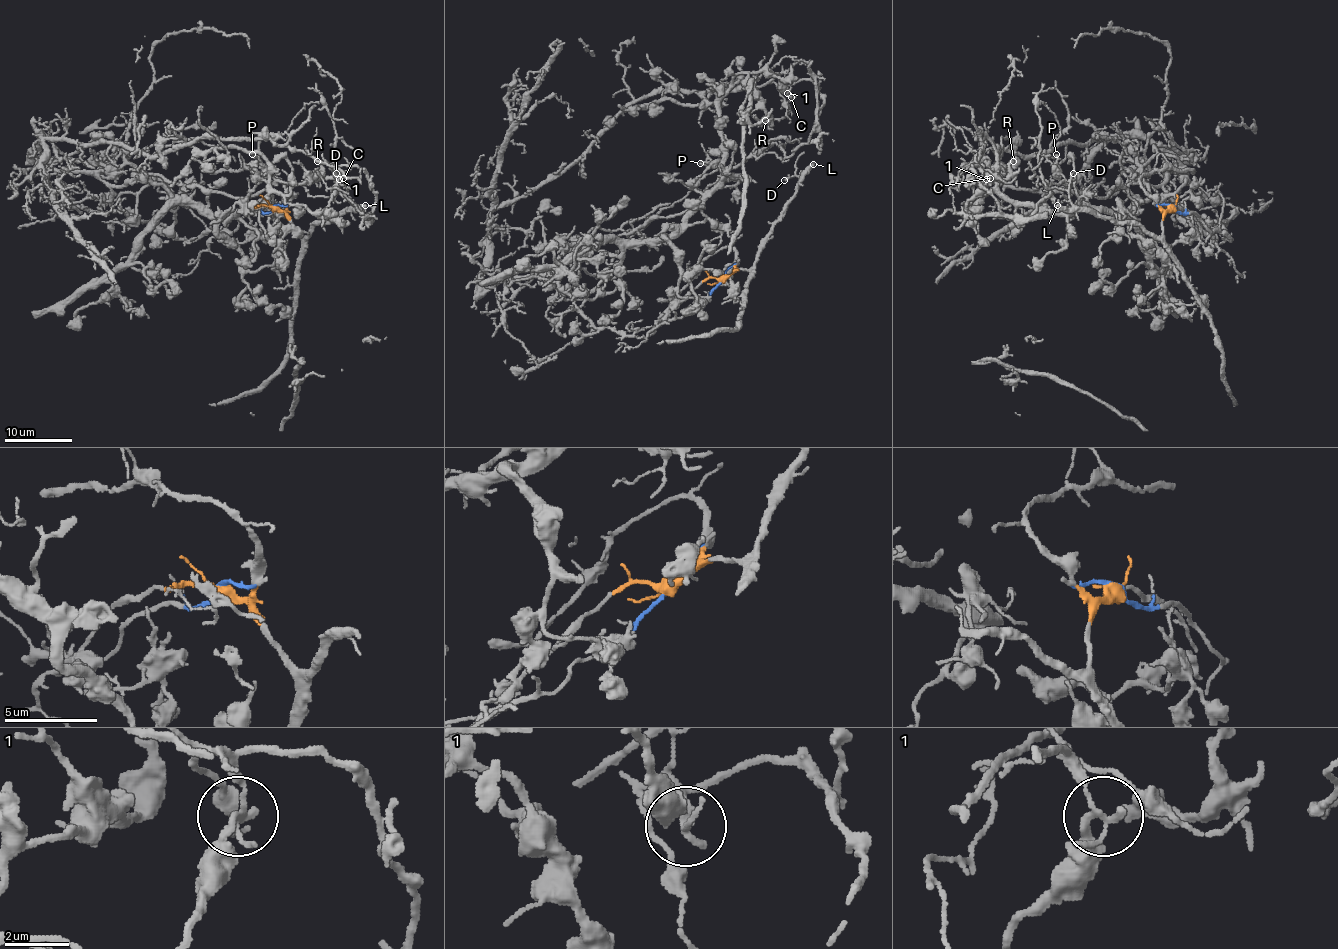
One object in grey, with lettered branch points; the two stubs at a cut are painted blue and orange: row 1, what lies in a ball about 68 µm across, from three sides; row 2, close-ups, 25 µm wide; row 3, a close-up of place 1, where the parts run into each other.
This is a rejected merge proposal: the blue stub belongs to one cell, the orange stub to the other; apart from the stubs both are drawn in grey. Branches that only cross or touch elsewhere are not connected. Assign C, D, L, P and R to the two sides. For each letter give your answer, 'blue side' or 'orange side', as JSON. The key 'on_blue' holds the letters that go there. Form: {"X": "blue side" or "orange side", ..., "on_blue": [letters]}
{"C": "blue side", "D": "orange side", "L": "orange side", "P": "blue side", "R": "blue side", "on_blue": ["C", "P", "R"]}

